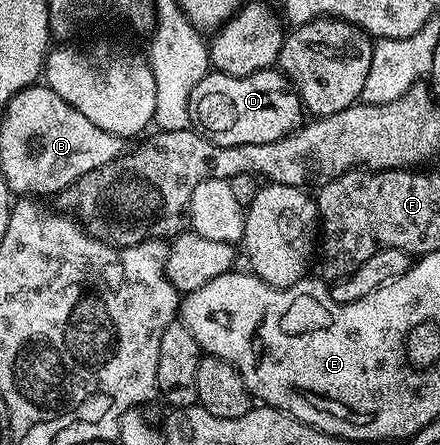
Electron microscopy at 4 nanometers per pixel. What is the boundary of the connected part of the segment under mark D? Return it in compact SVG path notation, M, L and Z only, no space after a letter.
M277 67L255 71L246 77L211 71L201 80L199 87L191 91L191 109L195 114L196 128L217 145L271 143L275 139L283 139L289 133L294 133L303 124L301 97L290 85L289 78Z

